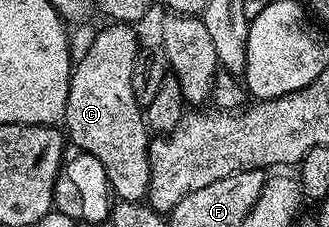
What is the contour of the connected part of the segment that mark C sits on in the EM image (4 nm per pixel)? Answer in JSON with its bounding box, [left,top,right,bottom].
[64,22,150,202]

